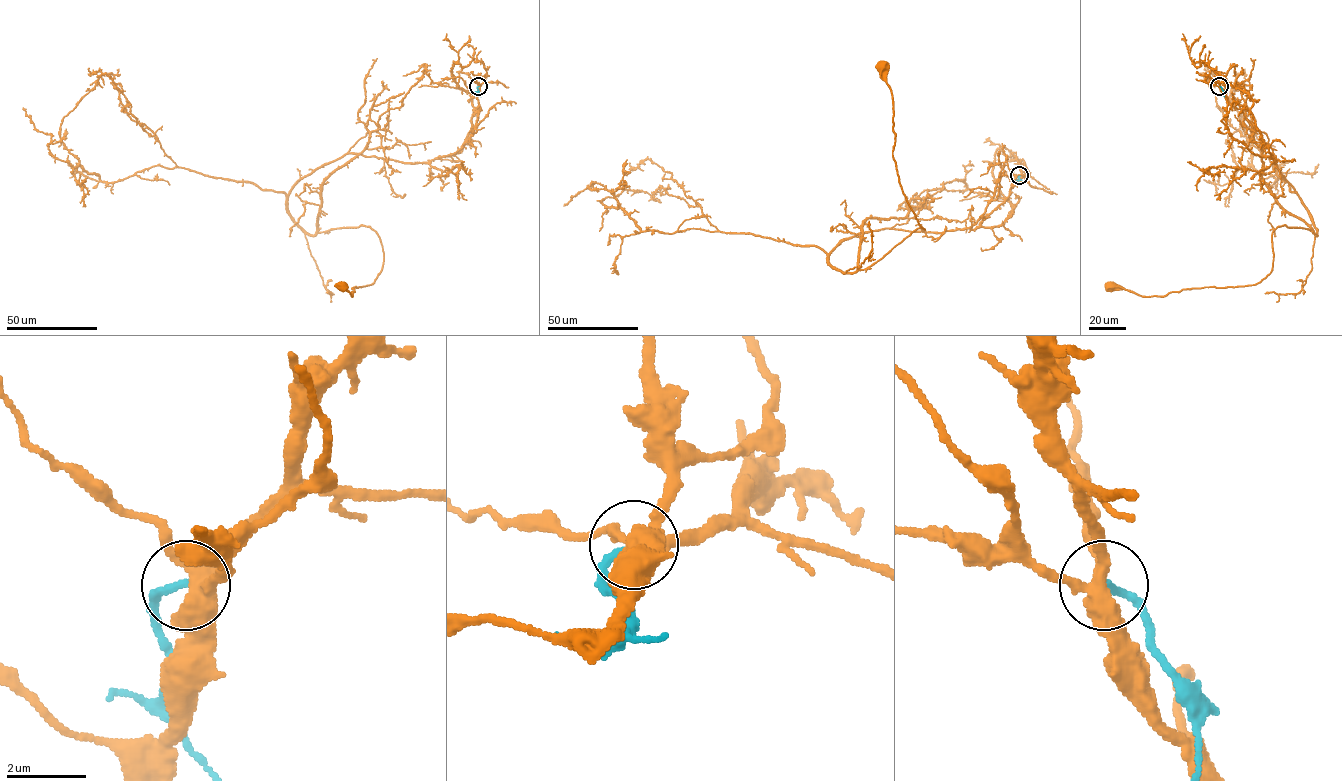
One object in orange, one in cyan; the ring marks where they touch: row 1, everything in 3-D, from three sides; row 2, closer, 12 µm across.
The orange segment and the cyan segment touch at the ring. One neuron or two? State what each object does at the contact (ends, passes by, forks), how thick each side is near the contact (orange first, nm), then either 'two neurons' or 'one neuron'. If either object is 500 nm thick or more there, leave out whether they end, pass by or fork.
orange forks; cyan ends; calibres 460 and 180 nm; two neurons

